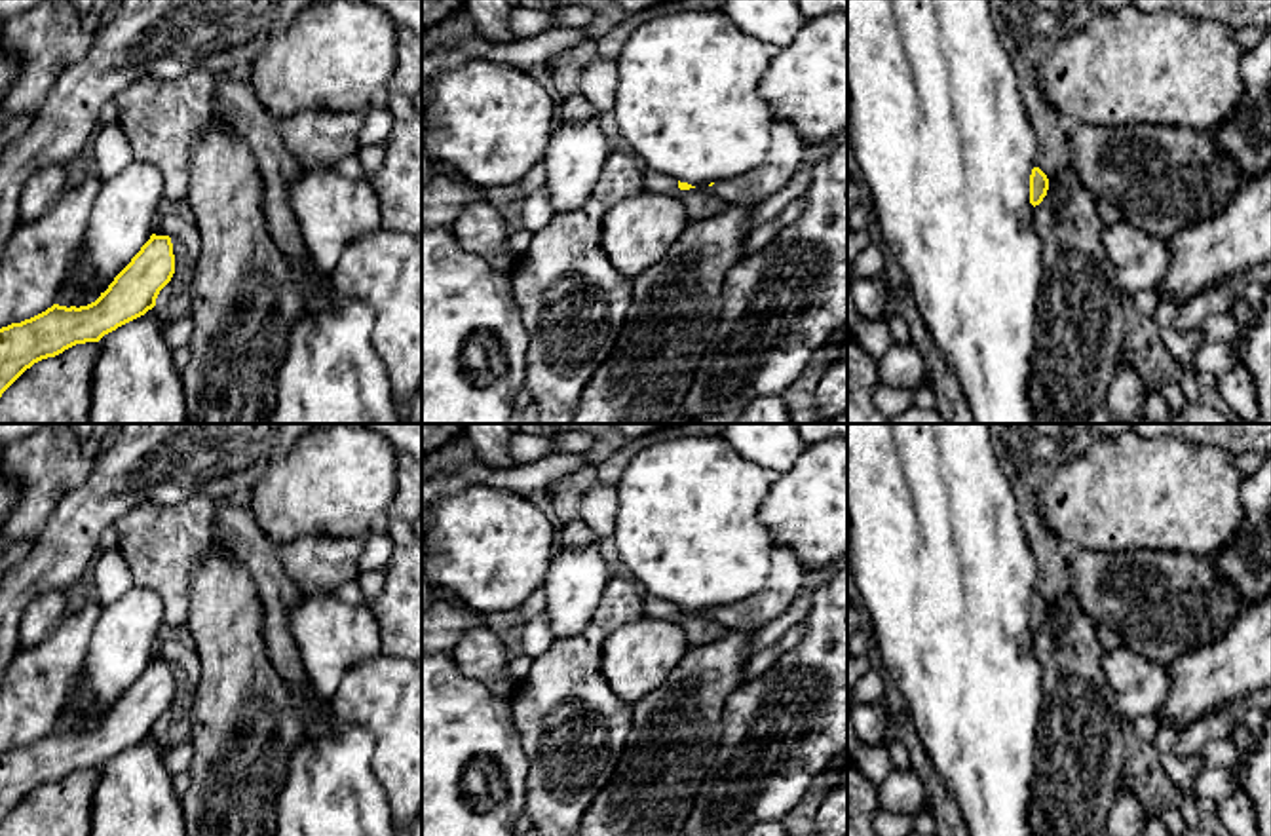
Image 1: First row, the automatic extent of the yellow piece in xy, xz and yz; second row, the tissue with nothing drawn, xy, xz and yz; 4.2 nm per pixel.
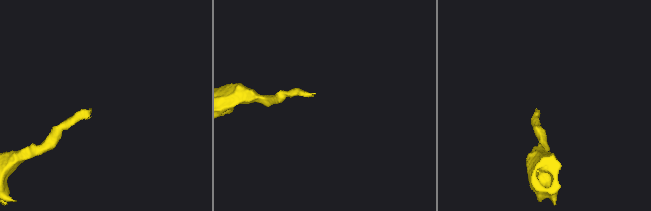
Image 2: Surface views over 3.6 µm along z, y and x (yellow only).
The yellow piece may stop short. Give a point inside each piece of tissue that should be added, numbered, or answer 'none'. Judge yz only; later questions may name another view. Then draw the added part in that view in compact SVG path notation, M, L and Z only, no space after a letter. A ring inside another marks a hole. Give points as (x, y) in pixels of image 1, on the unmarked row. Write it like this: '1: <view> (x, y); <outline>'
none

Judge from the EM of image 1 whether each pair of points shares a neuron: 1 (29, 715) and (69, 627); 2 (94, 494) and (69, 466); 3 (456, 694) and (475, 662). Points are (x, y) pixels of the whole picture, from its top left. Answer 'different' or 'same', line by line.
1: same
2: different
3: different

